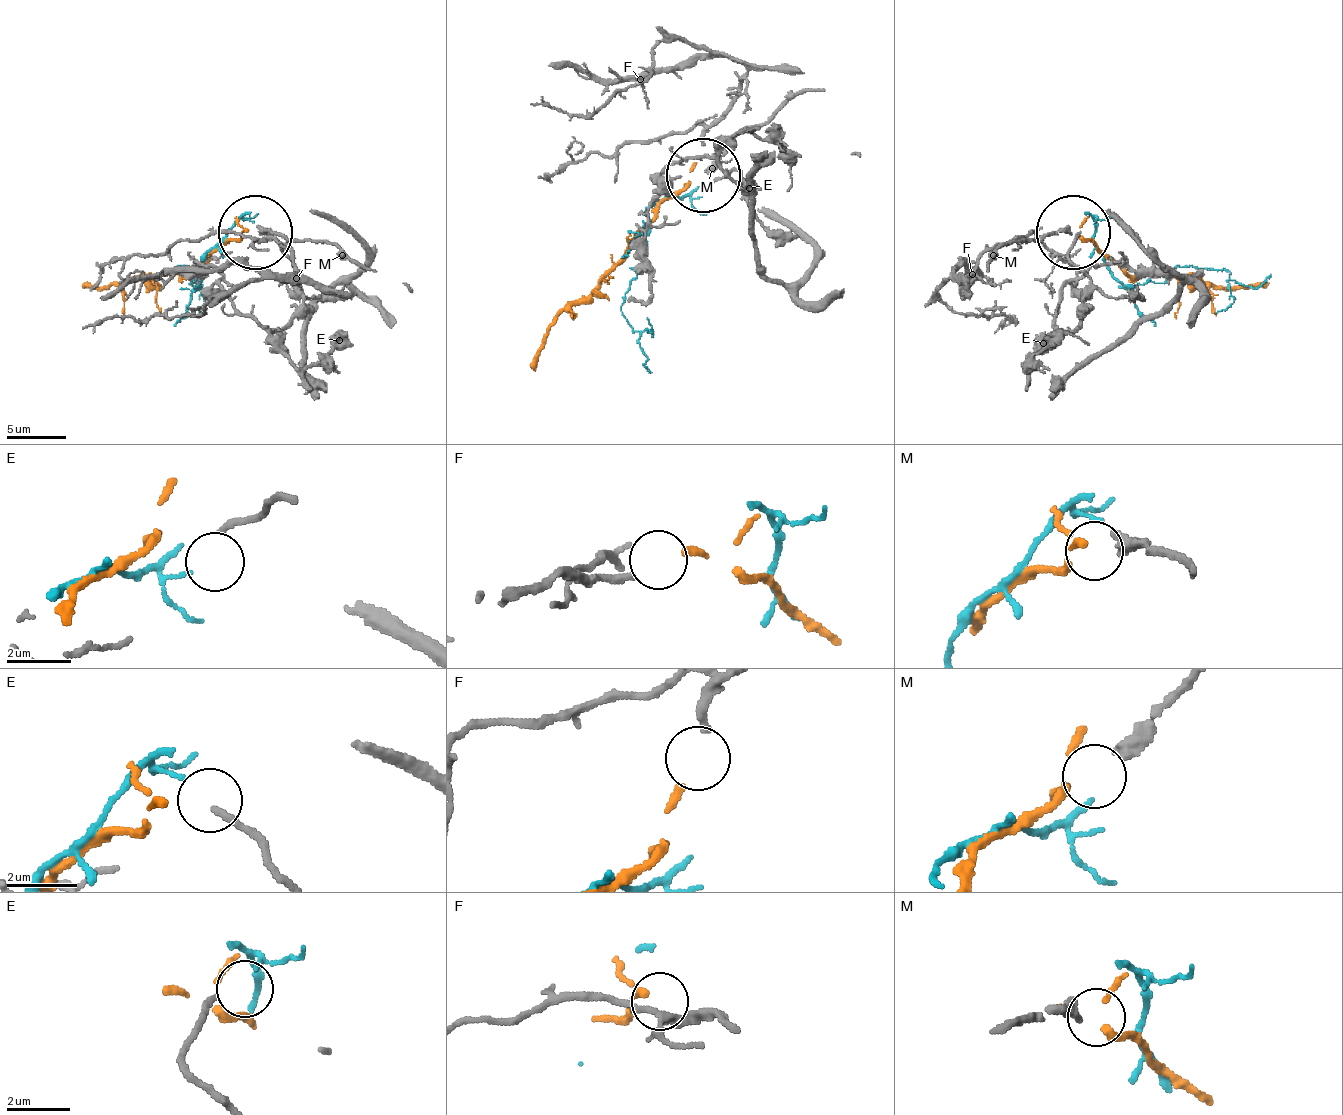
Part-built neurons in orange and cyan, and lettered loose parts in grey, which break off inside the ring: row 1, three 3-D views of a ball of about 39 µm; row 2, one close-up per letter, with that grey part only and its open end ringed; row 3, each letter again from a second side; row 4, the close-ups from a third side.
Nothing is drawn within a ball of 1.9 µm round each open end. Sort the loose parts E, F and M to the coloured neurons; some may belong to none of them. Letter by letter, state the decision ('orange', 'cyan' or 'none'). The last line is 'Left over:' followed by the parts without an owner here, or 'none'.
E: none
F: orange
M: none
Left over: E, M

